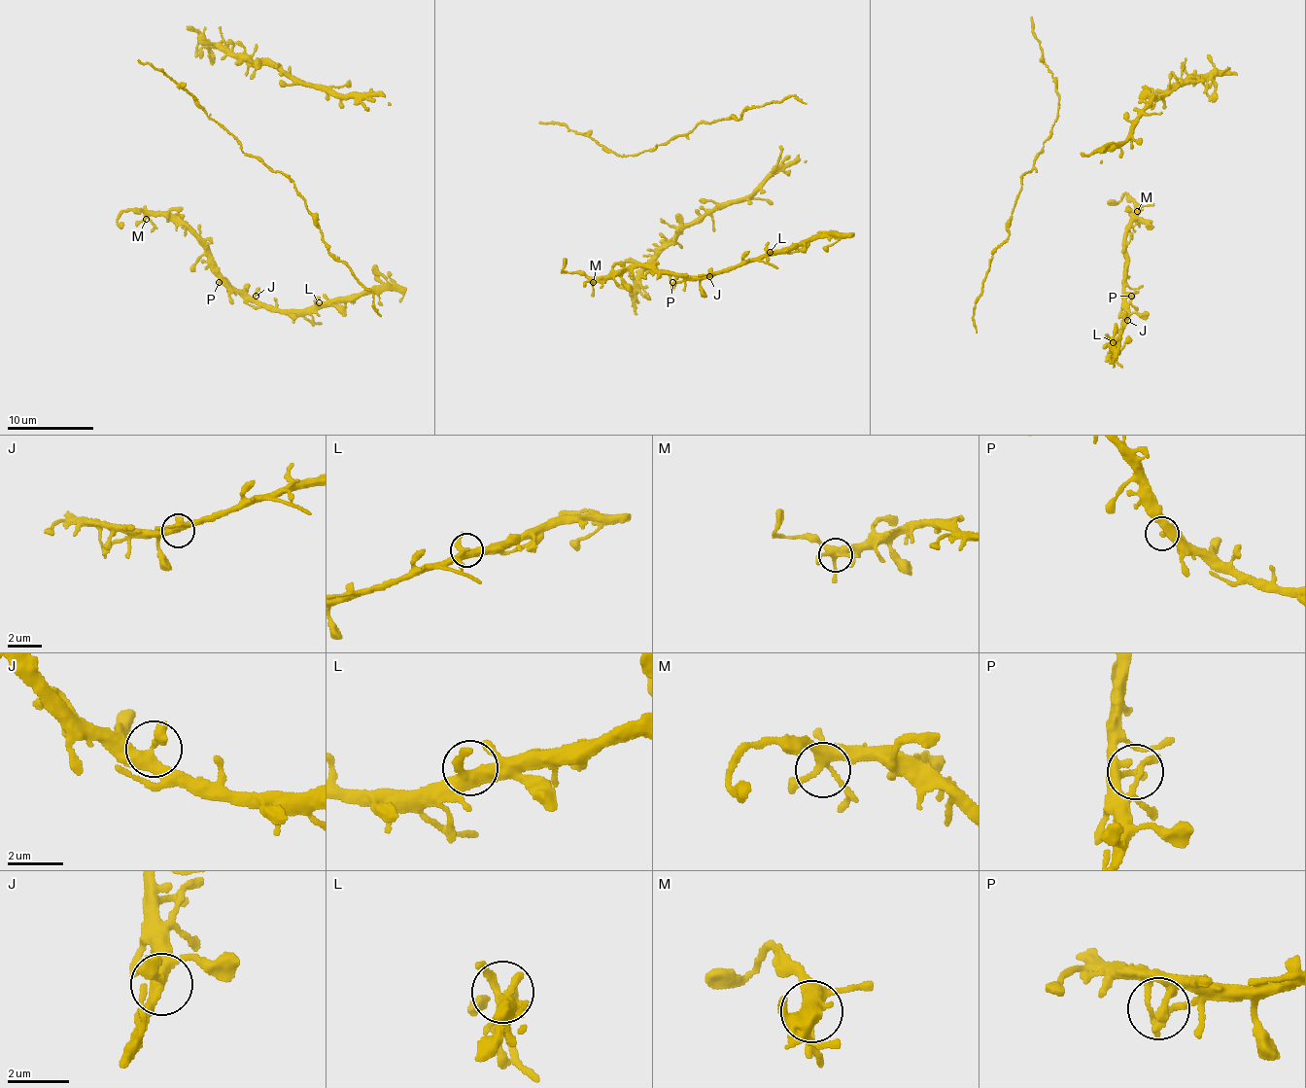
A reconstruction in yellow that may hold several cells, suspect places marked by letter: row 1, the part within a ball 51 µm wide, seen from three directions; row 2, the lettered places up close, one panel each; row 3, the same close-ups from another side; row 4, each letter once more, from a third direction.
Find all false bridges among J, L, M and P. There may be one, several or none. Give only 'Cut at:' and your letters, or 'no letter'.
Cut at: no letter

